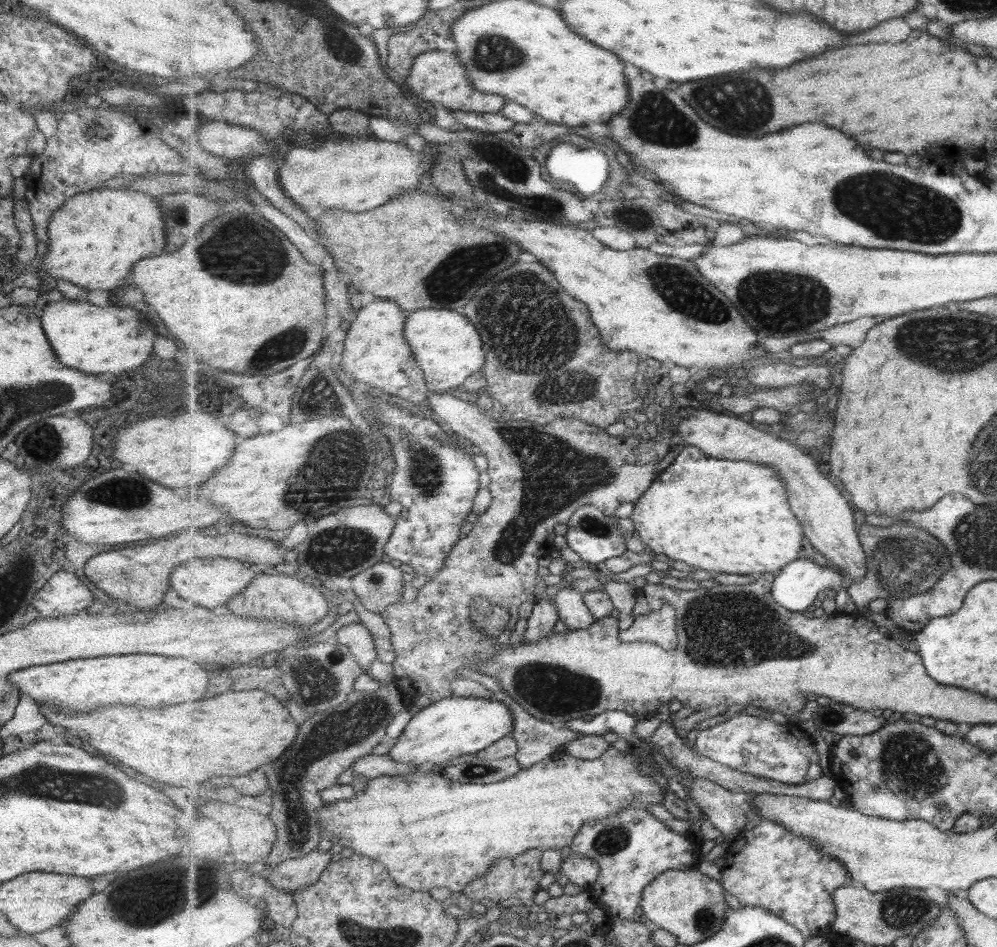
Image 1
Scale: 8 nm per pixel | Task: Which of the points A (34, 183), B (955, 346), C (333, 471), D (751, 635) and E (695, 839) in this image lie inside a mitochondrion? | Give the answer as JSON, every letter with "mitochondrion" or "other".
{"A":"other","B":"mitochondrion","C":"mitochondrion","D":"mitochondrion","E":"other"}

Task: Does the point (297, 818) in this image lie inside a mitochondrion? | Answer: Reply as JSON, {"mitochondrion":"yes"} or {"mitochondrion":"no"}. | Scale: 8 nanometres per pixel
{"mitochondrion":"yes"}

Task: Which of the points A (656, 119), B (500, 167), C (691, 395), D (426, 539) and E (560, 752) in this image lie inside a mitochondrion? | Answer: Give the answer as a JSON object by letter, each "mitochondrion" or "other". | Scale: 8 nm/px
{"A":"mitochondrion","B":"mitochondrion","C":"other","D":"other","E":"other"}

